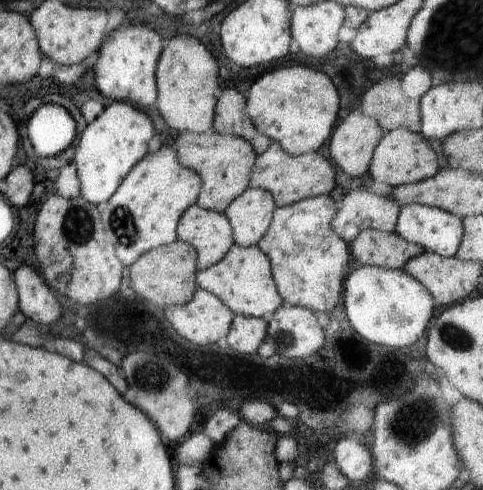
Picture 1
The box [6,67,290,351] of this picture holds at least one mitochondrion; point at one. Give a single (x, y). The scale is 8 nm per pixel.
(77, 226)

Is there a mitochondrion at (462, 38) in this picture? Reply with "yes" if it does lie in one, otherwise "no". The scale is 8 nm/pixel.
yes

